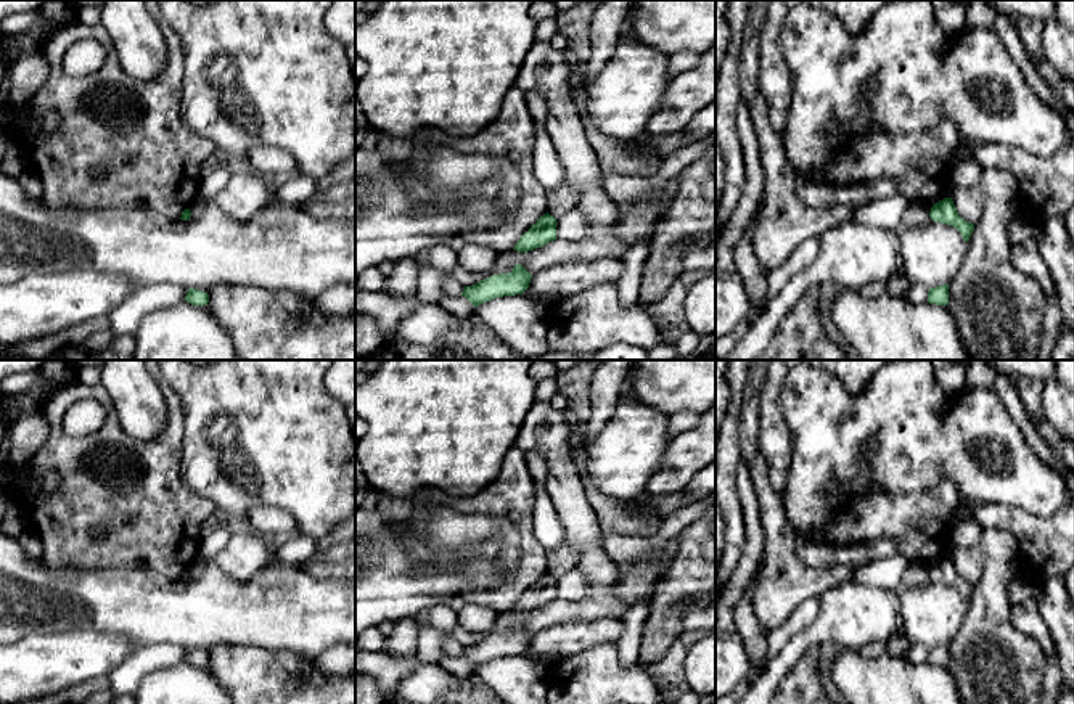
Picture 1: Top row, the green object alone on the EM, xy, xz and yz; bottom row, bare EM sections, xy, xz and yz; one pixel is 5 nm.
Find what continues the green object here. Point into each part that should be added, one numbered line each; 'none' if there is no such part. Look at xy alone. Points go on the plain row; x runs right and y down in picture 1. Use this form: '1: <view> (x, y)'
none

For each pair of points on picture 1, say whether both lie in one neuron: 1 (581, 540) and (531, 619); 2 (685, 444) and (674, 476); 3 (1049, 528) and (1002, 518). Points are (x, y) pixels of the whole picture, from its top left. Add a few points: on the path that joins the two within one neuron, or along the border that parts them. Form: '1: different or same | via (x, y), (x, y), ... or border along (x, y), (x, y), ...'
1: same | via (594, 569), (594, 595), (576, 611), (560, 611)
2: same | via (685, 452), (677, 468)
3: same | via (1037, 528), (1024, 528), (1013, 519)

